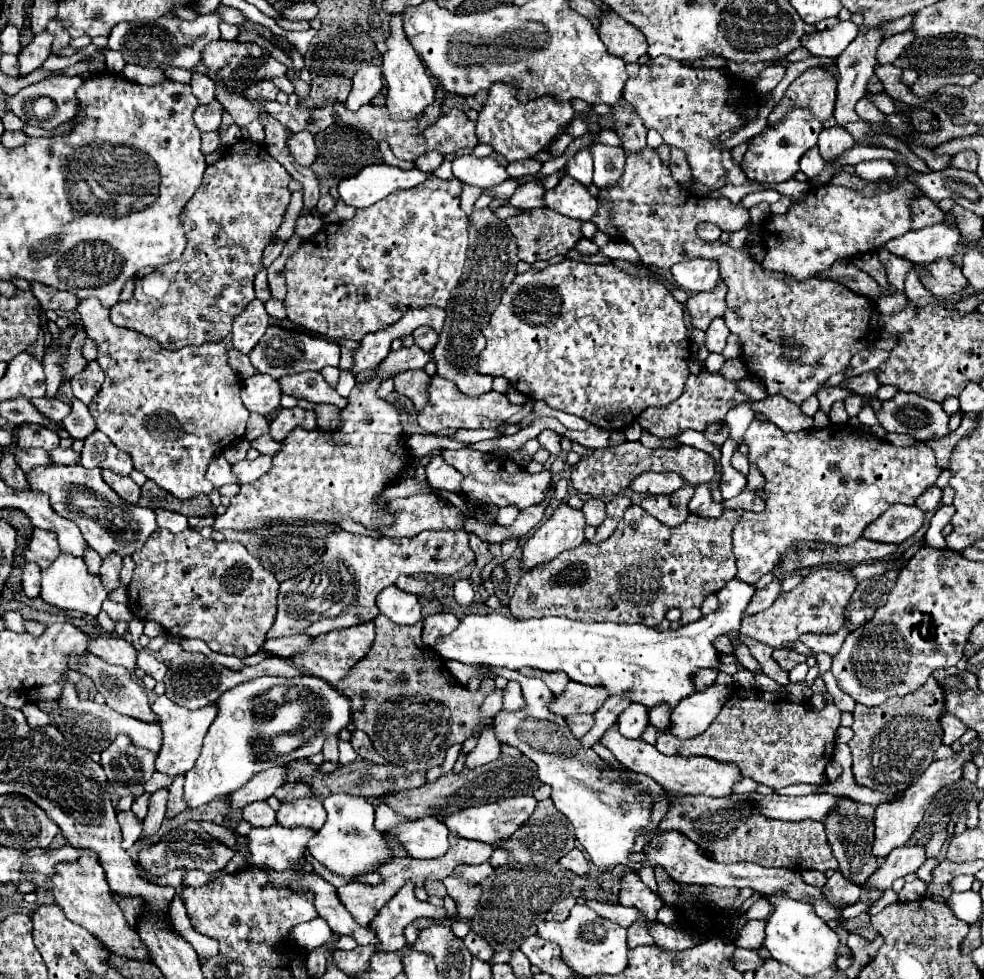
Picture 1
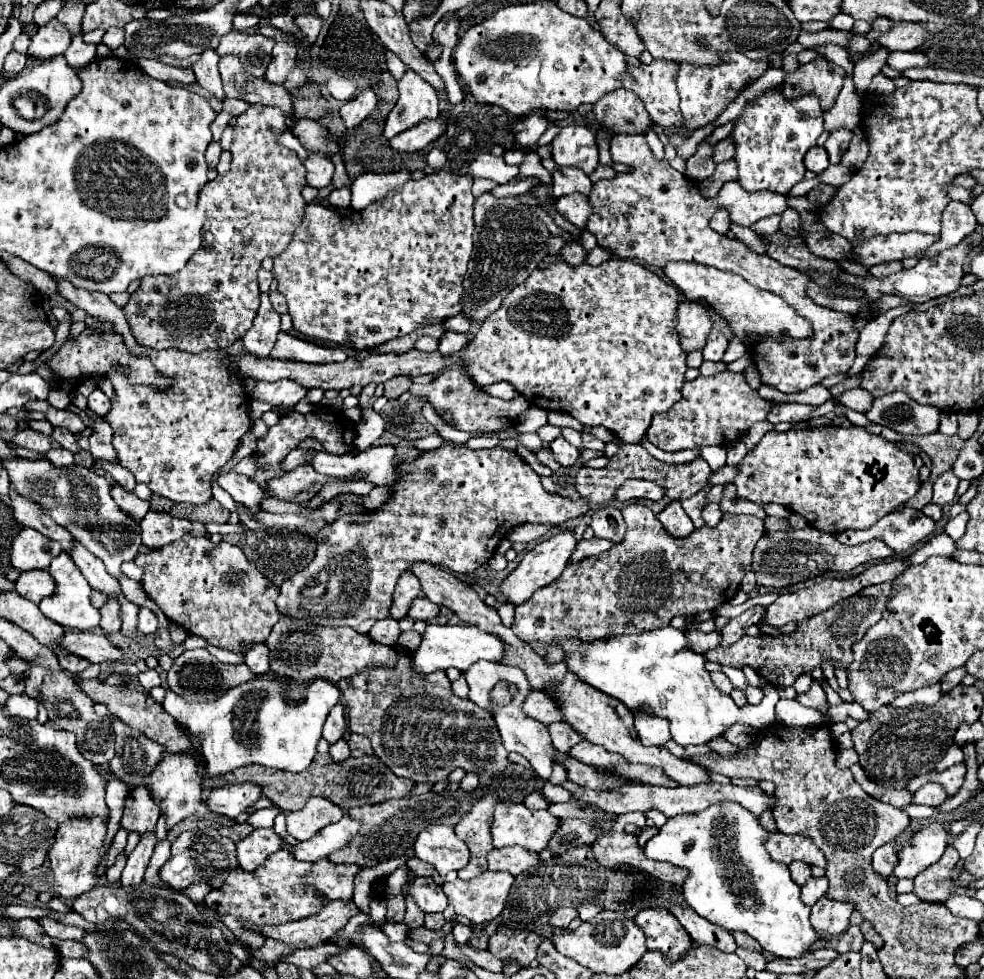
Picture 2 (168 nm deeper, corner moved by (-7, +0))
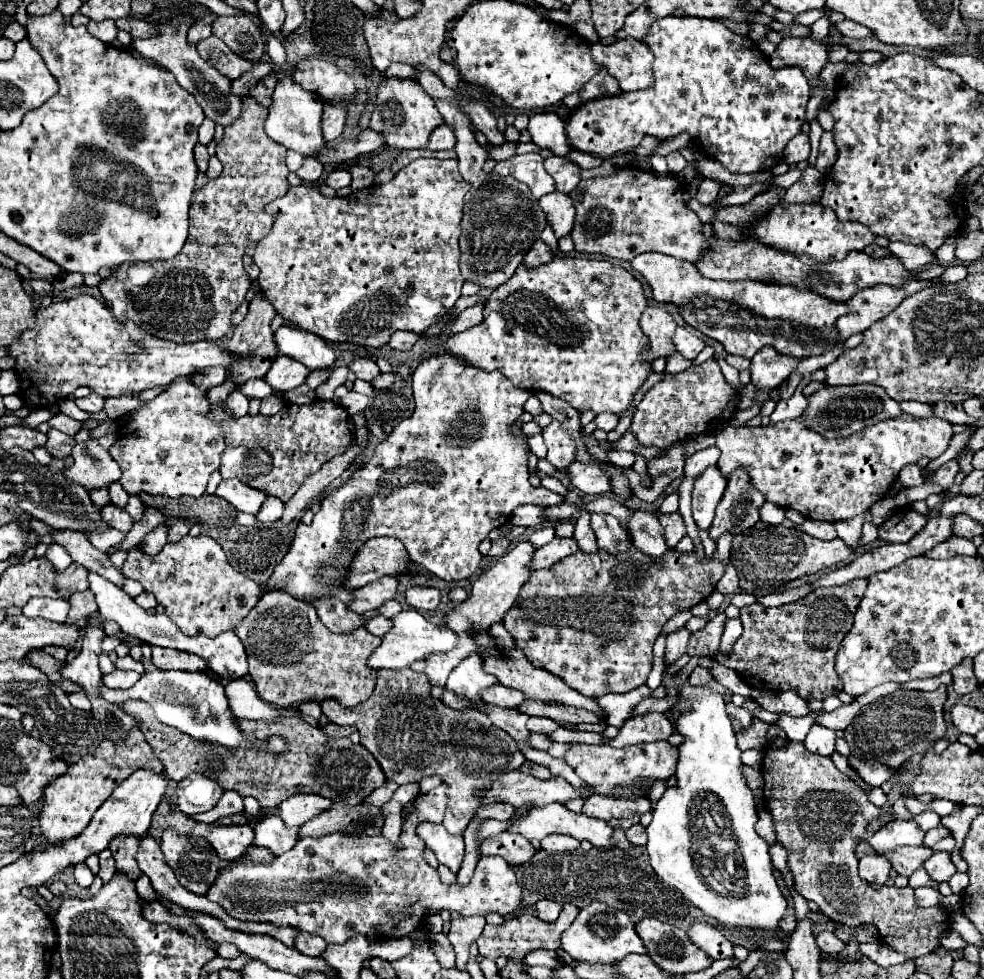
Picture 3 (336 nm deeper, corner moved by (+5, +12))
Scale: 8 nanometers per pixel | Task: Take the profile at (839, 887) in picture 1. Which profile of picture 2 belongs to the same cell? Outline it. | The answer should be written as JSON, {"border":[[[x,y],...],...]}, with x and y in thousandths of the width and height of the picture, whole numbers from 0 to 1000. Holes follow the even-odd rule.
{"border":[[[834,915],[824,927],[824,944],[836,952],[836,958],[851,956],[863,948],[863,938],[869,925],[865,921],[845,919],[842,915]]]}

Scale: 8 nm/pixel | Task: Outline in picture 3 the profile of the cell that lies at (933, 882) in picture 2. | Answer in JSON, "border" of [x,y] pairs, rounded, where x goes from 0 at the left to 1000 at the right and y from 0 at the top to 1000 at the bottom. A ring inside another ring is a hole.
{"border":[[[932,864],[932,866],[912,866],[908,870],[901,870],[899,874],[912,893],[926,895],[934,885],[938,885],[942,876],[946,876],[946,872],[948,872],[946,866]]]}

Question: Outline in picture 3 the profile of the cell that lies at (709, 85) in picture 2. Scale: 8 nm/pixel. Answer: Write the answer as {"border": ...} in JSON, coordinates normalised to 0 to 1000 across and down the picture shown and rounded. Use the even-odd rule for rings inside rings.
{"border":[[[676,16],[674,20],[668,20],[662,25],[658,37],[651,41],[666,57],[664,61],[664,88],[660,88],[658,92],[651,92],[651,94],[635,94],[635,96],[627,96],[627,98],[613,98],[613,100],[607,100],[607,102],[599,102],[599,104],[592,104],[584,114],[582,118],[578,121],[576,125],[576,141],[578,141],[578,147],[590,155],[599,155],[599,157],[607,157],[611,161],[621,161],[629,155],[643,155],[651,141],[653,139],[666,139],[668,143],[678,143],[678,141],[684,141],[684,139],[690,139],[692,135],[698,135],[702,139],[702,147],[710,153],[714,153],[716,161],[723,161],[723,163],[729,163],[733,165],[741,176],[745,178],[765,178],[765,176],[775,176],[775,174],[782,174],[786,172],[790,165],[796,163],[796,153],[800,149],[800,145],[814,135],[814,129],[818,125],[818,110],[820,110],[820,104],[822,104],[822,84],[818,80],[818,76],[814,74],[812,67],[798,67],[798,69],[790,69],[786,72],[782,65],[779,65],[779,57],[769,49],[769,45],[763,41],[763,39],[757,39],[757,37],[751,37],[747,33],[743,33],[741,29],[737,29],[733,22],[727,22],[727,20],[721,20],[721,18],[702,18],[702,16],[696,16],[696,18],[688,18],[688,16]]]}

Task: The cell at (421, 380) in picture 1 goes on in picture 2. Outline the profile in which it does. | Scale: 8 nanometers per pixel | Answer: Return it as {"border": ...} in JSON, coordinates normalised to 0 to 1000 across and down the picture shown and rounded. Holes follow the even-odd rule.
{"border":[[[401,384],[401,386],[391,390],[391,404],[393,407],[405,407],[416,396],[418,396],[418,384]]]}

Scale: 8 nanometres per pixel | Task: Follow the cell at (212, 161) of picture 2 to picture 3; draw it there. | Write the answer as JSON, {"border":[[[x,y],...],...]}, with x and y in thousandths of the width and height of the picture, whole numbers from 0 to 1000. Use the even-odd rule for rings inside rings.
{"border":[[[200,147],[200,149],[198,149],[198,165],[200,165],[202,176],[208,176],[208,174],[210,174],[212,157],[210,157],[210,151],[208,151],[206,147]]]}

